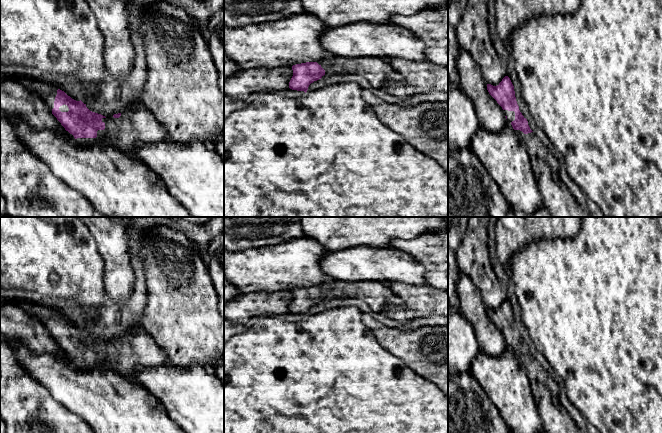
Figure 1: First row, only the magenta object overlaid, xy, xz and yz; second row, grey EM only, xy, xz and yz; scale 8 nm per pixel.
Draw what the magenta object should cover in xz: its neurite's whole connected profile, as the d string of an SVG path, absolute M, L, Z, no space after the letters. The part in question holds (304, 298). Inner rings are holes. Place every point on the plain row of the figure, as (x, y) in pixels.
M332 279L317 286L293 289L292 294L293 300L289 306L289 312L305 317L311 307L329 297L360 299L378 314L383 313L387 304L403 305L402 300L385 284L372 281Z

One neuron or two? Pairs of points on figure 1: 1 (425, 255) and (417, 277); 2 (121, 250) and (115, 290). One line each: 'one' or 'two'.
1: two
2: one

